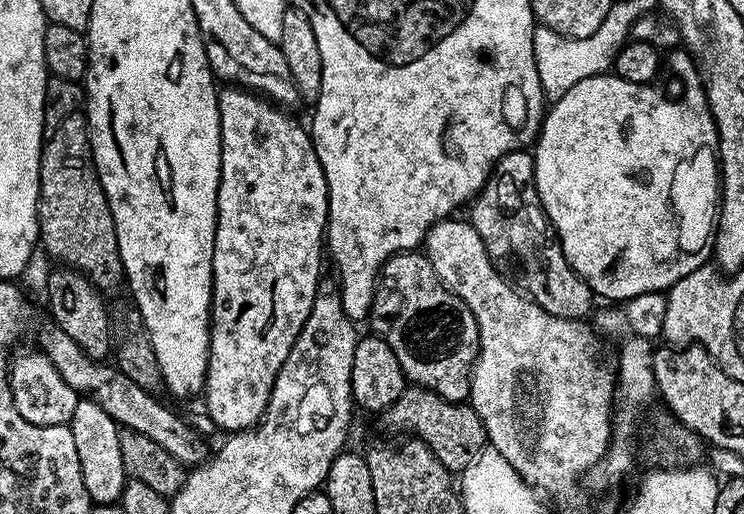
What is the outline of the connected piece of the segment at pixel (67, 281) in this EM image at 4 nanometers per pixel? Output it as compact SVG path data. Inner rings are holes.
M56 266L48 276L48 308L52 311L51 323L62 330L62 334L74 338L78 346L91 360L104 362L113 355L114 336L110 331L110 312L104 309L105 297L96 285L71 266Z

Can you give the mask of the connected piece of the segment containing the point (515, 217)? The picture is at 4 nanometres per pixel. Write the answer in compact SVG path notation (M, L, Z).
M531 151L507 152L496 163L483 190L471 201L470 223L478 230L492 265L535 304L558 318L579 320L593 311L594 293L570 266L548 221L536 189L536 157Z

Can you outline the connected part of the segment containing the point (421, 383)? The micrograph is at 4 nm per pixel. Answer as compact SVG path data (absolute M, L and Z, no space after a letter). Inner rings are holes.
M423 251L397 252L385 262L376 282L371 324L371 331L394 350L405 381L418 388L428 388L447 400L469 399L472 367L480 353L478 322L474 322L470 306L434 274Z

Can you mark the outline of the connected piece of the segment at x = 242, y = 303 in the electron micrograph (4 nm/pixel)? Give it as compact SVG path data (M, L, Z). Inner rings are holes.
M224 86L219 89L216 101L218 102L218 114L220 115L220 185L218 186L218 202L216 203L216 237L214 238L214 258L212 259L212 306L210 309L210 331L208 333L208 373L204 379L204 391L202 399L208 403L208 416L220 428L225 428L225 433L242 432L251 430L256 427L263 416L268 399L272 393L272 387L276 381L276 372L282 370L282 362L286 362L286 354L290 354L290 350L294 346L294 342L298 338L298 334L302 330L302 326L306 322L306 318L310 314L310 310L314 306L314 298L320 287L322 273L320 273L320 251L323 253L326 248L326 229L328 227L328 183L326 182L326 174L322 170L322 166L318 162L318 154L312 145L312 137L309 129L304 128L292 116L287 116L283 107L277 106L271 100L247 89L239 86Z

